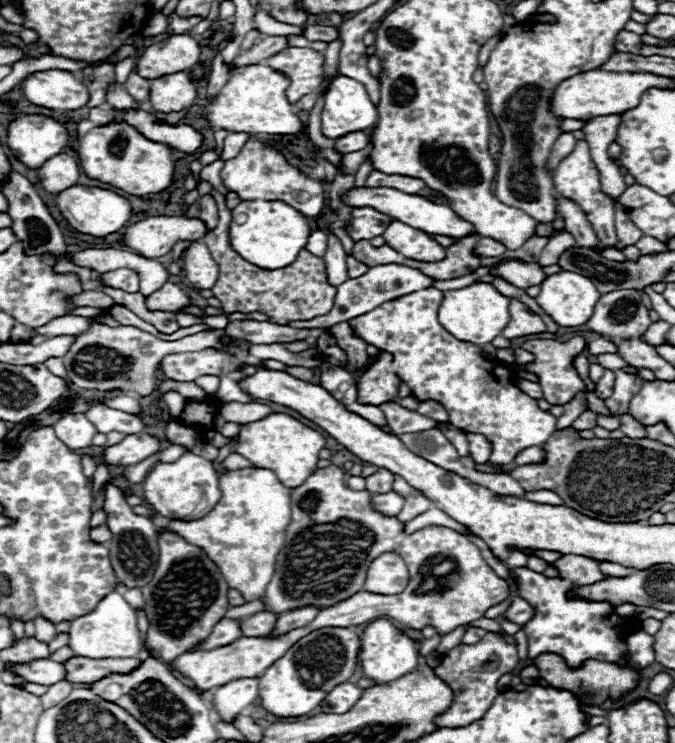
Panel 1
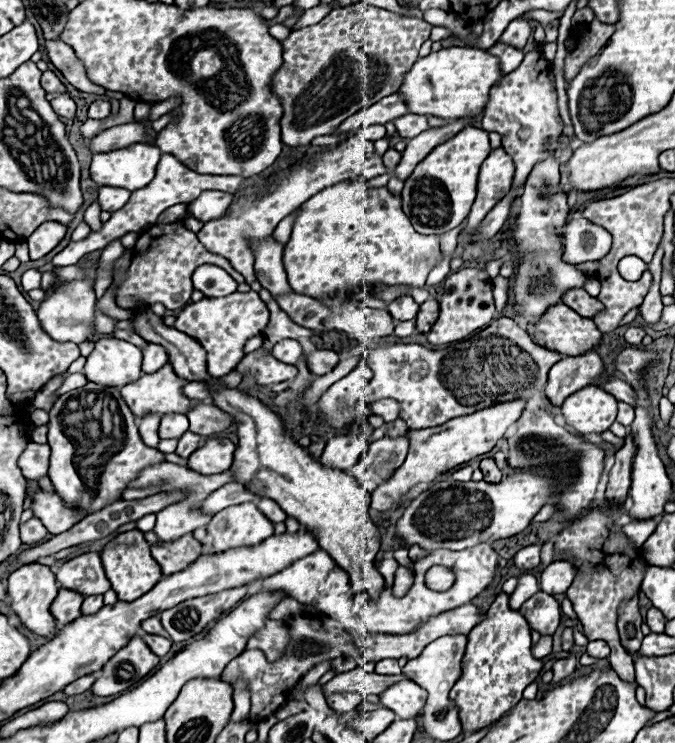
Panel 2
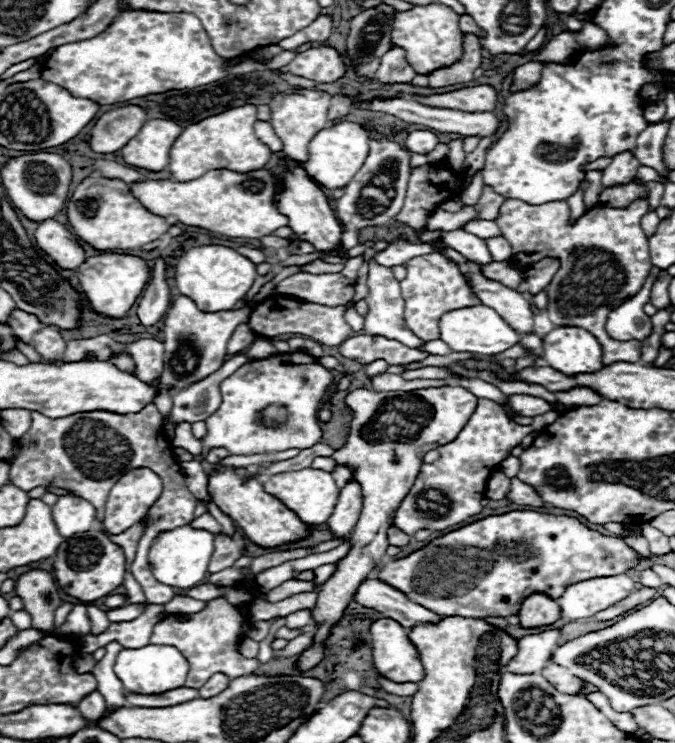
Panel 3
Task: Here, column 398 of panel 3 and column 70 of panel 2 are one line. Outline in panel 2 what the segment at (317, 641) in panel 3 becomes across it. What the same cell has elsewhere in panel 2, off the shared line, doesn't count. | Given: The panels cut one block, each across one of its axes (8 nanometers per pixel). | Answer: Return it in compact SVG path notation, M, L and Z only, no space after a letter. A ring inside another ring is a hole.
M88 382L84 388L76 388L68 394L62 394L52 410L50 410L50 422L48 422L48 444L52 448L50 456L50 480L54 484L54 490L60 494L60 498L68 506L76 508L86 508L90 514L116 502L122 498L122 488L128 480L134 480L140 472L140 468L148 464L160 464L164 460L164 454L160 450L148 448L134 424L134 416L124 404L120 390L110 388L110 386L100 386Z

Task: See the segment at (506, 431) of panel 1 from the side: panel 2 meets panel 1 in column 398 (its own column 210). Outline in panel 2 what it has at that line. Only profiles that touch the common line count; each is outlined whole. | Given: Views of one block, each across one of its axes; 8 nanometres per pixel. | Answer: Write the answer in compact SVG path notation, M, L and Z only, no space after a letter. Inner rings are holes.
M234 292L219 298L203 297L200 302L187 304L176 316L176 330L192 336L208 352L208 374L222 378L230 374L244 358L244 346L250 338L264 334L268 324L268 308L258 292Z

